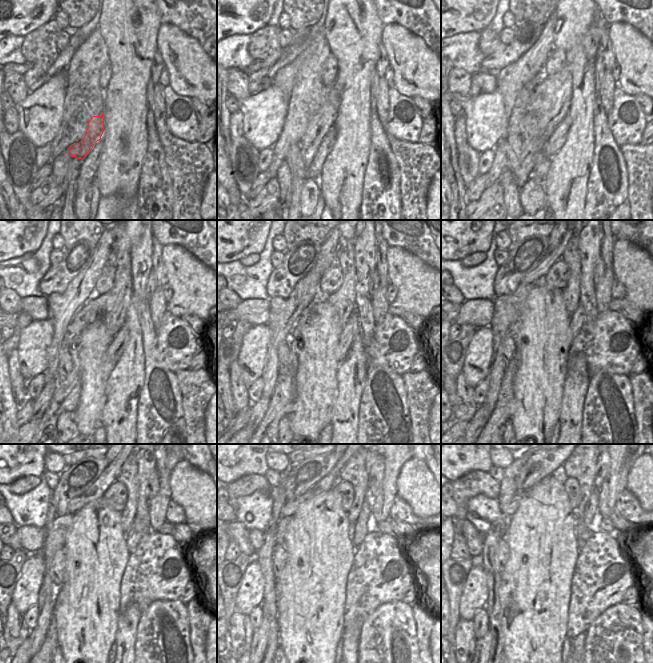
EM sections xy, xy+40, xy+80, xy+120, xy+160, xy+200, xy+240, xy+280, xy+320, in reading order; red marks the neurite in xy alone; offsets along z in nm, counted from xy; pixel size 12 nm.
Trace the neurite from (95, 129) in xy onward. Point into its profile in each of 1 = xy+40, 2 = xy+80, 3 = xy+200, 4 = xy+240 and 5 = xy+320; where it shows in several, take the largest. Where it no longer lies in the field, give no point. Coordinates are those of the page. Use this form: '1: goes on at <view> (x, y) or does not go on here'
1: goes on at xy+40 (320, 124)
2: goes on at xy+80 (535, 130)
3: goes on at xy+200 (571, 293)
4: goes on at xy+240 (127, 475)
5: goes on at xy+320 (581, 464)

